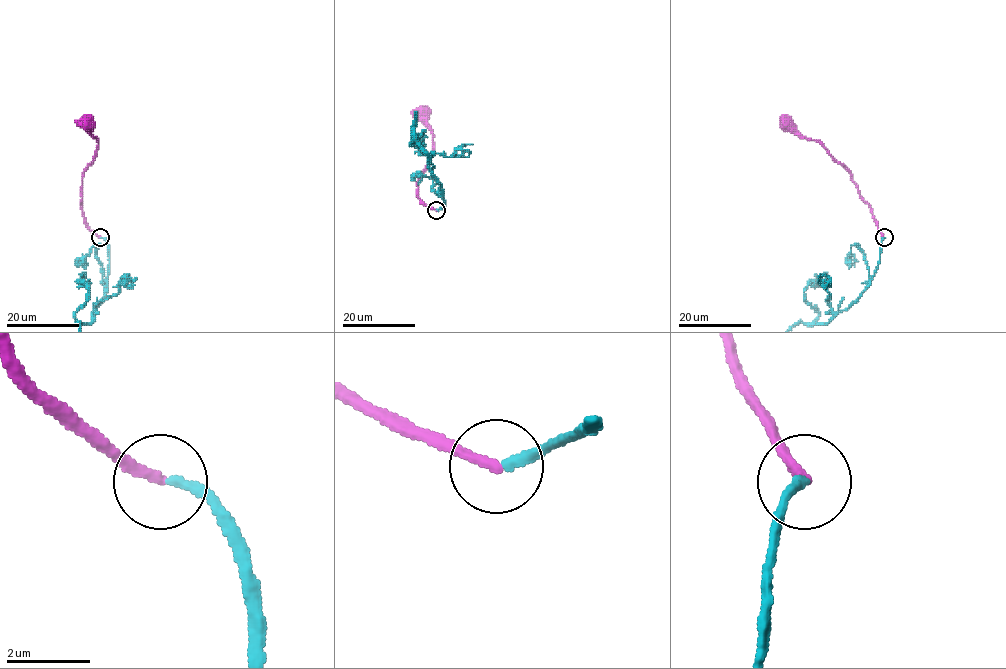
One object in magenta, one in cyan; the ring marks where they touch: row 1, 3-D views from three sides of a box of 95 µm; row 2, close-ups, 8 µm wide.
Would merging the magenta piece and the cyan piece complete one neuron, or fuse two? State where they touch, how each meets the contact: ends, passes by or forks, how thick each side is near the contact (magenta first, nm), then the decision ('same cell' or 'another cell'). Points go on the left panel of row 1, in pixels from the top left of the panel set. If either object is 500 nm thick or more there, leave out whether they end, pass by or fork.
place (100, 237); magenta ends; cyan ends; calibres 240 and 240 nm; another cell

